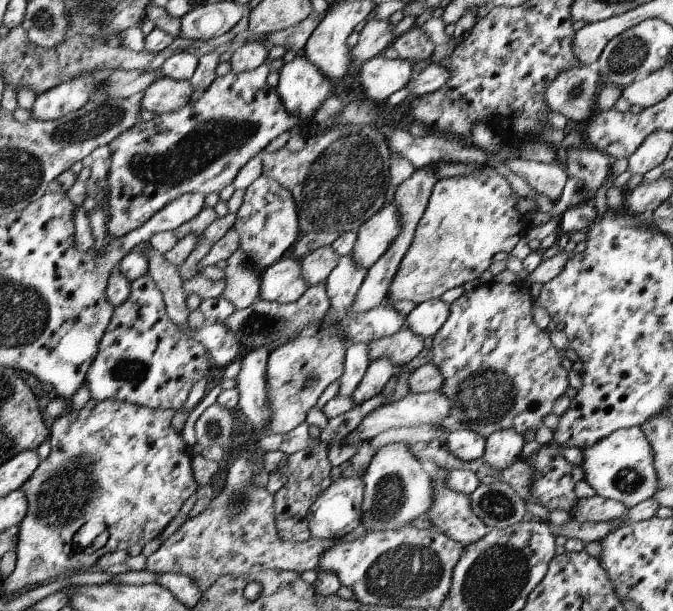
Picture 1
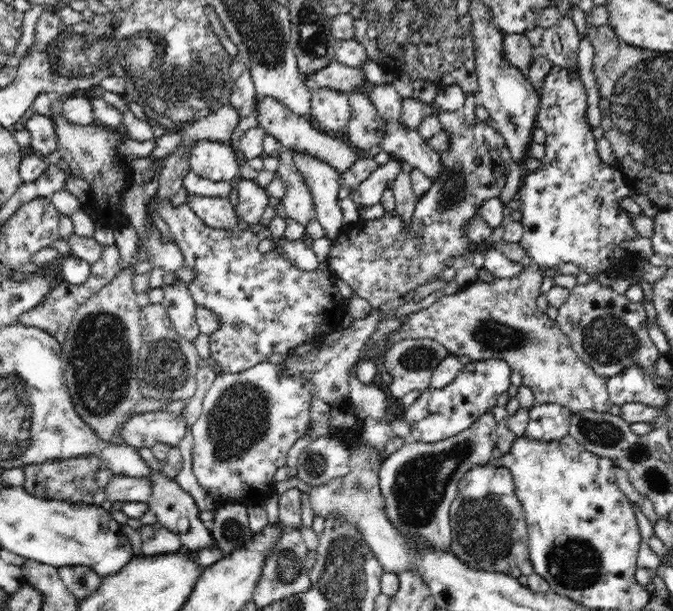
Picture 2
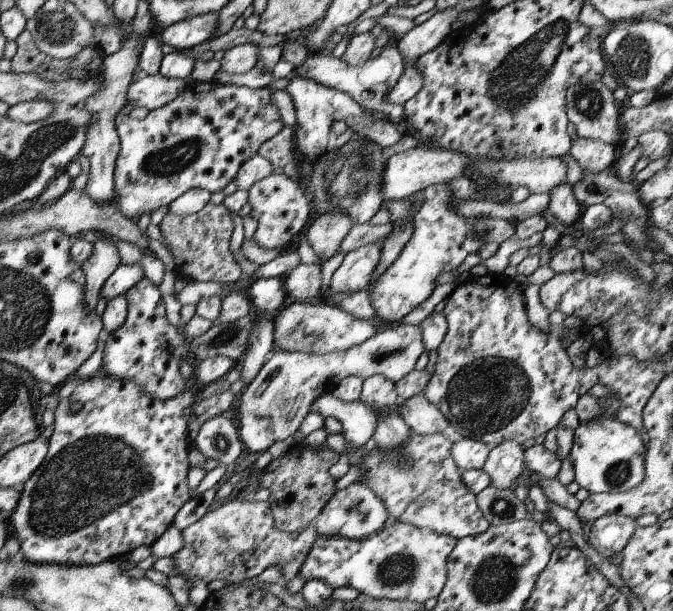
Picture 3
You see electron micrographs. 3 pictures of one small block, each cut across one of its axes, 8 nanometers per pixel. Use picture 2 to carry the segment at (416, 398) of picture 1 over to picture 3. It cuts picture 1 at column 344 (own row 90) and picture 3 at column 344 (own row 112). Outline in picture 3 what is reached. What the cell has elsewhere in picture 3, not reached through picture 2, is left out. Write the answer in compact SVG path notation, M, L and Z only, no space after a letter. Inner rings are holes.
M321 394L313 400L309 412L317 412L323 418L333 416L343 424L343 438L351 448L361 448L371 442L373 430L379 420L383 420L375 410L367 408L363 402L343 402L333 394Z

